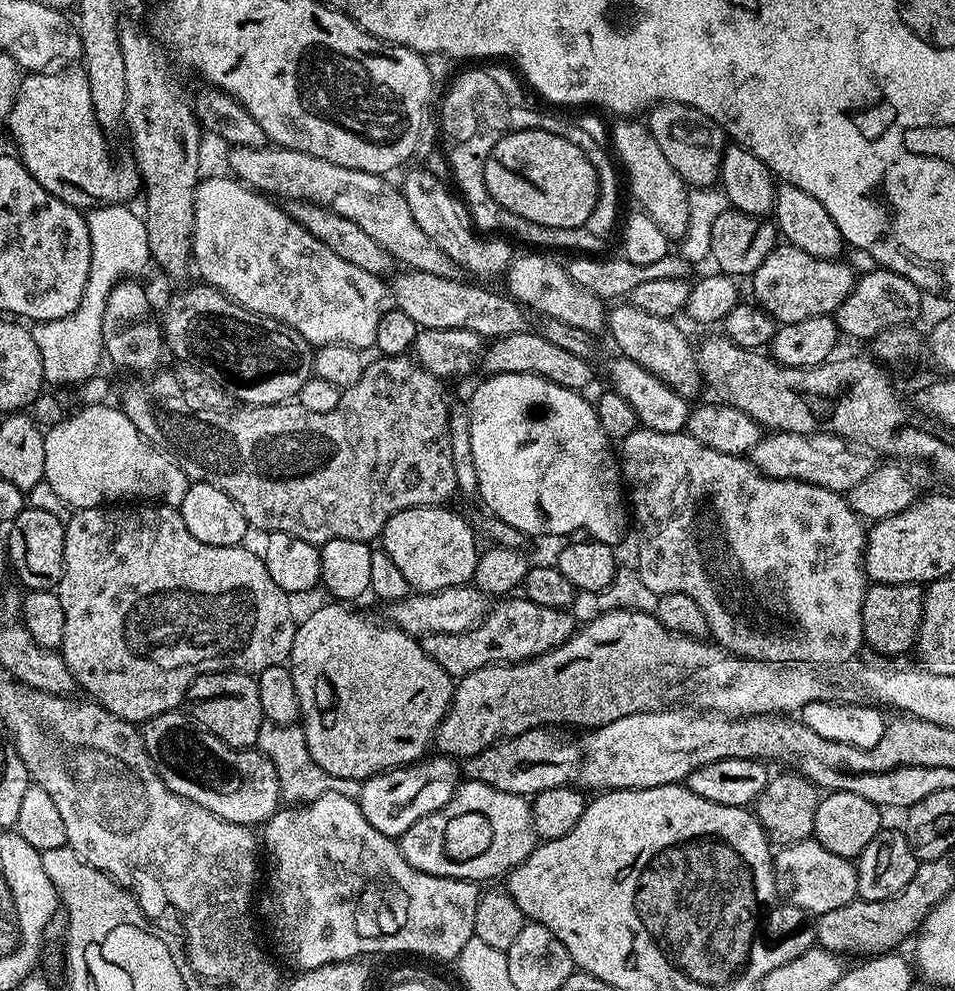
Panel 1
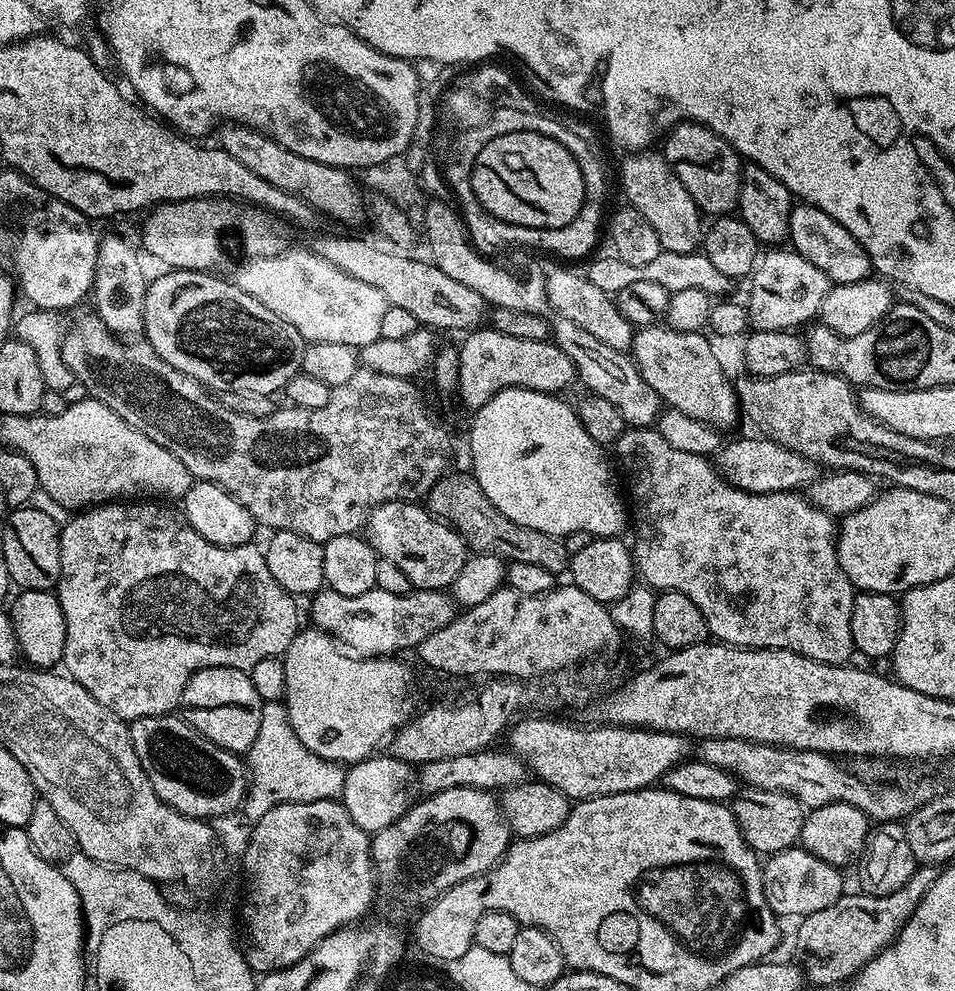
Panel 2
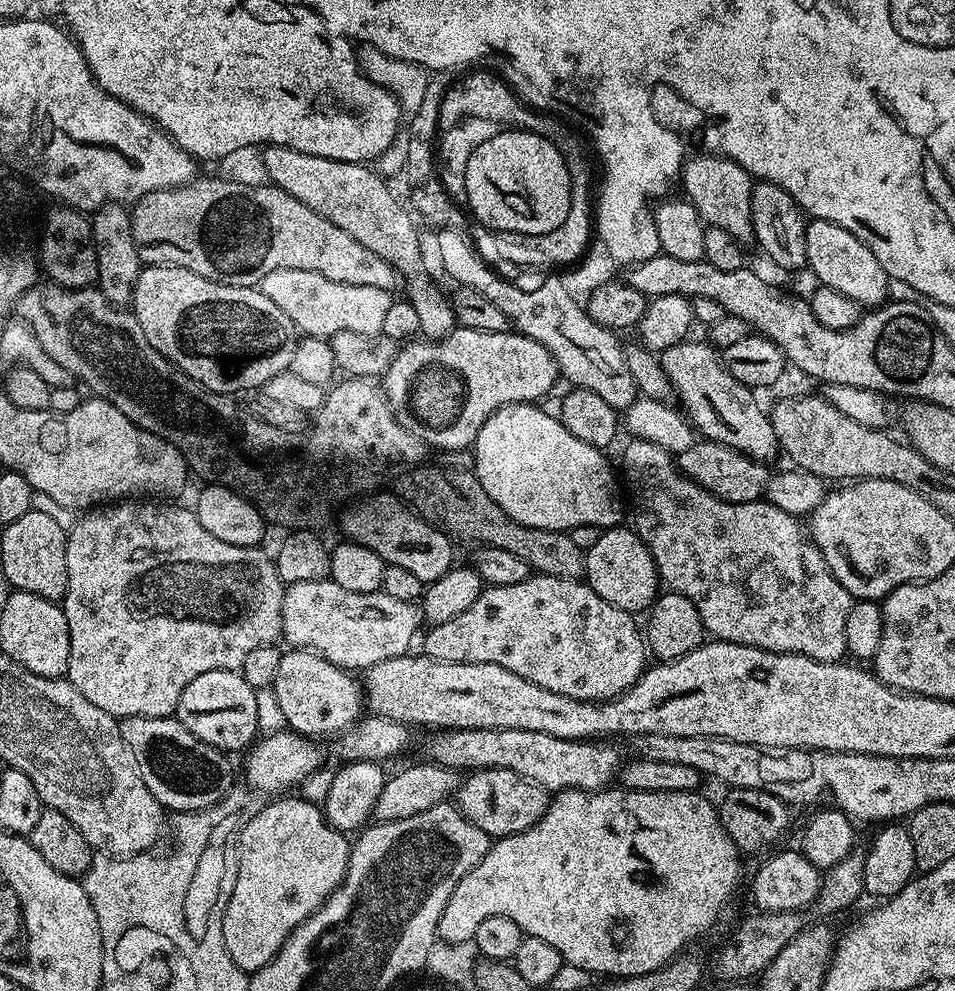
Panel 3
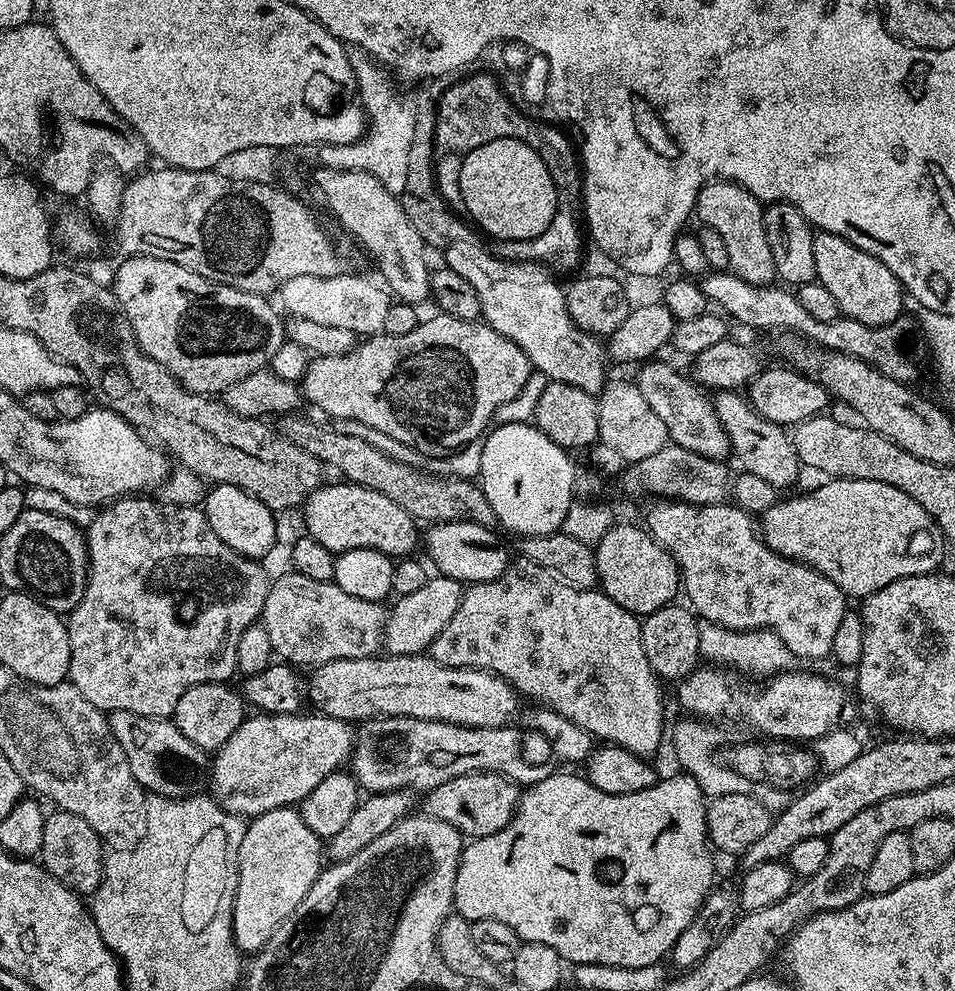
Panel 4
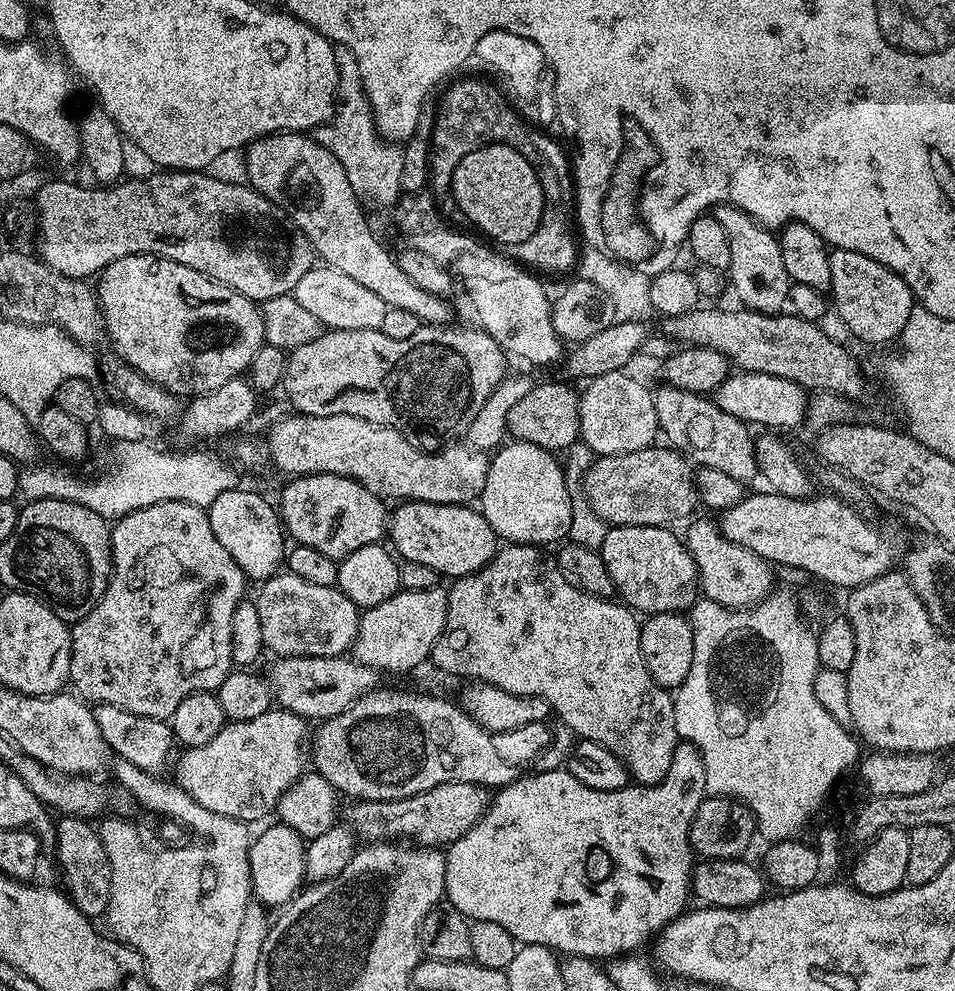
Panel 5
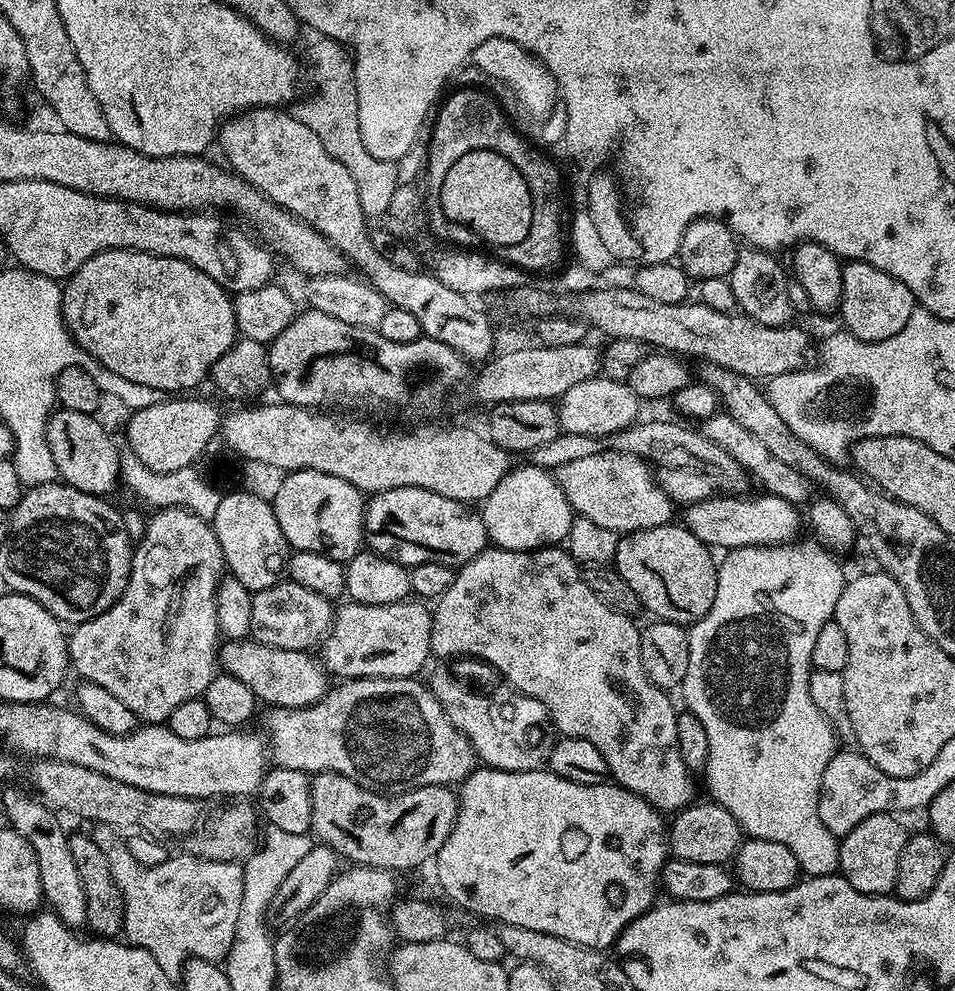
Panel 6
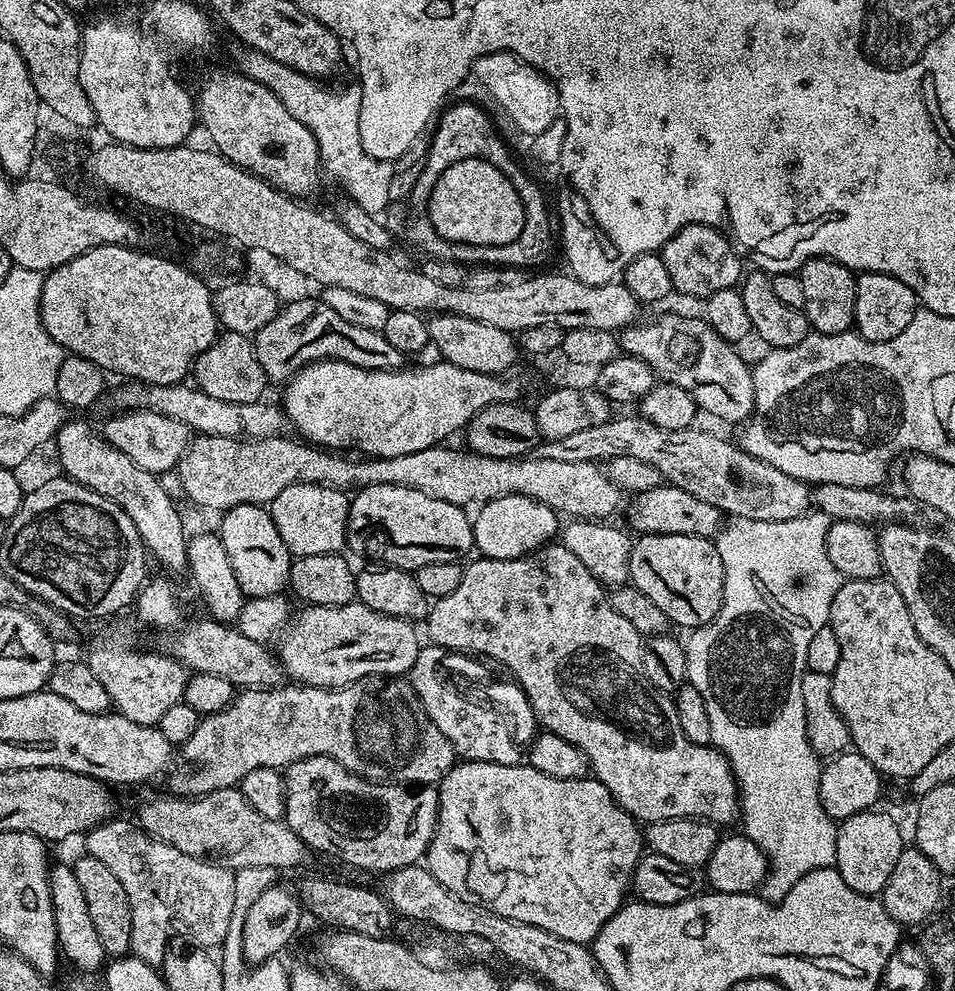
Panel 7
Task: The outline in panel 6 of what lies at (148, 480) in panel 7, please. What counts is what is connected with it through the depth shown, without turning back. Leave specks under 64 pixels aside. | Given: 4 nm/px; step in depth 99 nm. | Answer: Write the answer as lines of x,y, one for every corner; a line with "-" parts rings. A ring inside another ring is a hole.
60,408
48,417
46,443
54,457
56,475
63,483
74,486
91,496
107,497
121,483
121,449
116,449
112,436
96,421
93,414
78,414
78,410

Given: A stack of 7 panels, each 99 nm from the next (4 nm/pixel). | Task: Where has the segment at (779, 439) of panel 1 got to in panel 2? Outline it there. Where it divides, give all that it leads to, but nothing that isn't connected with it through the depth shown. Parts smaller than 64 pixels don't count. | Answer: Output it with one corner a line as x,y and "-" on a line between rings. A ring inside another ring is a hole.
744,436
741,440
730,441
729,444
727,441
715,453
714,467
724,477
724,481
750,494
795,492
816,481
818,466
814,461
778,442
756,436

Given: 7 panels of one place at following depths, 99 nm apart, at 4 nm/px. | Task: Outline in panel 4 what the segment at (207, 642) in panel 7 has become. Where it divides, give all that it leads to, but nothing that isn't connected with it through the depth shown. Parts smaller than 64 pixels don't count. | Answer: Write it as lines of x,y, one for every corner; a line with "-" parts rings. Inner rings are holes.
377,654
375,656
367,656
366,658
342,658
334,662
326,662
325,664
315,665
311,669
312,677
306,680
306,700
313,704
317,713
325,716
333,716
339,720
349,722
363,722
378,716
405,716
406,718
426,718
427,720
441,720
442,722
450,722
451,724
461,724
462,726
470,726
471,728
502,728
509,723
508,720
520,708
522,703
521,697
511,684
507,684
502,677
495,676
492,672
487,672
481,668
455,668
454,666
442,666
431,655
421,654
418,656
389,656
387,654

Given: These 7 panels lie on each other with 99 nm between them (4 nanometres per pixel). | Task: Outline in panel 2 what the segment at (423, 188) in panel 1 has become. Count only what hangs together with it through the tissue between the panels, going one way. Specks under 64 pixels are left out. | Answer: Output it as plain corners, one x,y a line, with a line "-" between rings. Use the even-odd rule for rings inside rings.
432,202
432,205
423,209
422,228
428,231
431,263
436,264
442,274
447,274
449,278
455,278
457,282
470,286
470,290
482,294
485,305
493,309
526,311
534,315
547,313
550,307
545,285
539,279
519,280
510,269
503,268
500,264
491,264
492,260
478,252
469,239
461,213
444,203
448,202

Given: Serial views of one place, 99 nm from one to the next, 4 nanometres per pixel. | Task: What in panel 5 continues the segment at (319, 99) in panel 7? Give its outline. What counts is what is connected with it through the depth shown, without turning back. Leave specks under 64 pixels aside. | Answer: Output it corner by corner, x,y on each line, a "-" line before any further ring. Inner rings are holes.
338,44
334,47
334,58
340,68
336,112
327,124
315,128
314,139
326,150
330,150
338,162
342,162
342,170
346,170
346,178
350,178
350,186
361,201
368,203
369,200
380,208
391,209
402,195
403,147
399,143
385,140
376,129
376,120
372,117
372,107
364,93
364,83
360,80
354,54
350,54
346,45

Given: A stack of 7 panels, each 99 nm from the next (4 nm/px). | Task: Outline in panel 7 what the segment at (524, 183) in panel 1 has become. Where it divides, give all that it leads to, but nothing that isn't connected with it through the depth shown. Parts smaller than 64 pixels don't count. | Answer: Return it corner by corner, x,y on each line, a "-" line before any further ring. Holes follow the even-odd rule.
478,158
454,162
440,175
428,198
427,223
432,224
443,240
474,246
502,246
522,234
524,207
518,190
494,166

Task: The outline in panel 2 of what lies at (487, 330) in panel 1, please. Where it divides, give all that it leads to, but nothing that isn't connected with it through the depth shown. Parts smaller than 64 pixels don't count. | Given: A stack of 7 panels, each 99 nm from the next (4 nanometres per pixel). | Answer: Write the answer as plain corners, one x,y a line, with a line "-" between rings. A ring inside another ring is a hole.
320,236
314,243
314,250
319,256
326,258
326,262
338,266
338,270
366,282
366,286
374,286
374,290
382,290
382,298
386,298
388,305
393,304
414,314
417,325
433,330
476,330
485,323
486,305
482,294
477,294
475,290
470,290
470,286
442,274
442,270
438,270
438,266
427,259
415,260
412,256
403,256
405,253
400,250
387,252
386,249
379,248
368,240
359,240
356,236

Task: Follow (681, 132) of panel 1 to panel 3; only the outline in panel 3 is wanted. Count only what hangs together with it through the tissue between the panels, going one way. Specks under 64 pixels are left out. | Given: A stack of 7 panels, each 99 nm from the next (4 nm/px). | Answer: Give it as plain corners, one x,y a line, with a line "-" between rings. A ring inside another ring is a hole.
696,154
684,161
682,165
682,181
687,199
698,210
698,214
710,228
726,230
741,246
753,243
752,215
750,202
754,178
738,162
729,156
719,154

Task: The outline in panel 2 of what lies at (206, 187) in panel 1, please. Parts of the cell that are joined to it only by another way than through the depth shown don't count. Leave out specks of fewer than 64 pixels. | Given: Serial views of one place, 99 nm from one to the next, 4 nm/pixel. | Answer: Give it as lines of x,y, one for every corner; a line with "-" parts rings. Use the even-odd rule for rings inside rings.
289,246
273,256
248,260
245,265
234,275
235,284
250,298
258,298
266,310
290,322
305,342
342,342
342,346
359,350
380,339
382,318
389,306
382,290
338,270
311,247

